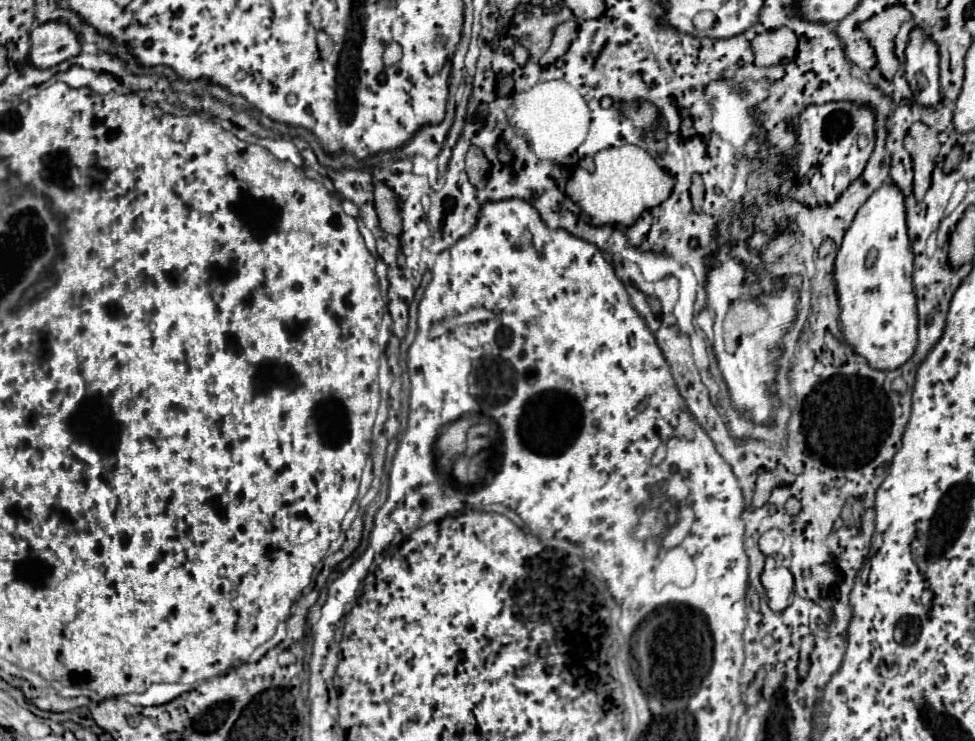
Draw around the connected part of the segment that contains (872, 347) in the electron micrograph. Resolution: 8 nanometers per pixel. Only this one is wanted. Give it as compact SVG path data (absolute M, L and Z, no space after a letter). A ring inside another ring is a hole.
M884 183L858 209L834 263L844 341L866 357L874 369L898 369L914 355L918 345L918 313L912 275L914 253L908 237L904 195L894 183ZM872 249L876 249L876 259L872 265L866 265Z

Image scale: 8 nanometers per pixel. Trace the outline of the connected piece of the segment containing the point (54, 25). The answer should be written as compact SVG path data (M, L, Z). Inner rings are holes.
M48 21L38 25L36 29L32 29L30 39L30 63L34 63L38 69L54 67L76 57L82 51L78 33L64 21Z

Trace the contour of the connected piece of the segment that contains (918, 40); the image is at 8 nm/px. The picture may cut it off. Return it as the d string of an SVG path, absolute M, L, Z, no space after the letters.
M916 25L910 31L906 45L904 75L914 91L918 105L938 105L940 95L940 55L936 41L928 35L926 27Z

